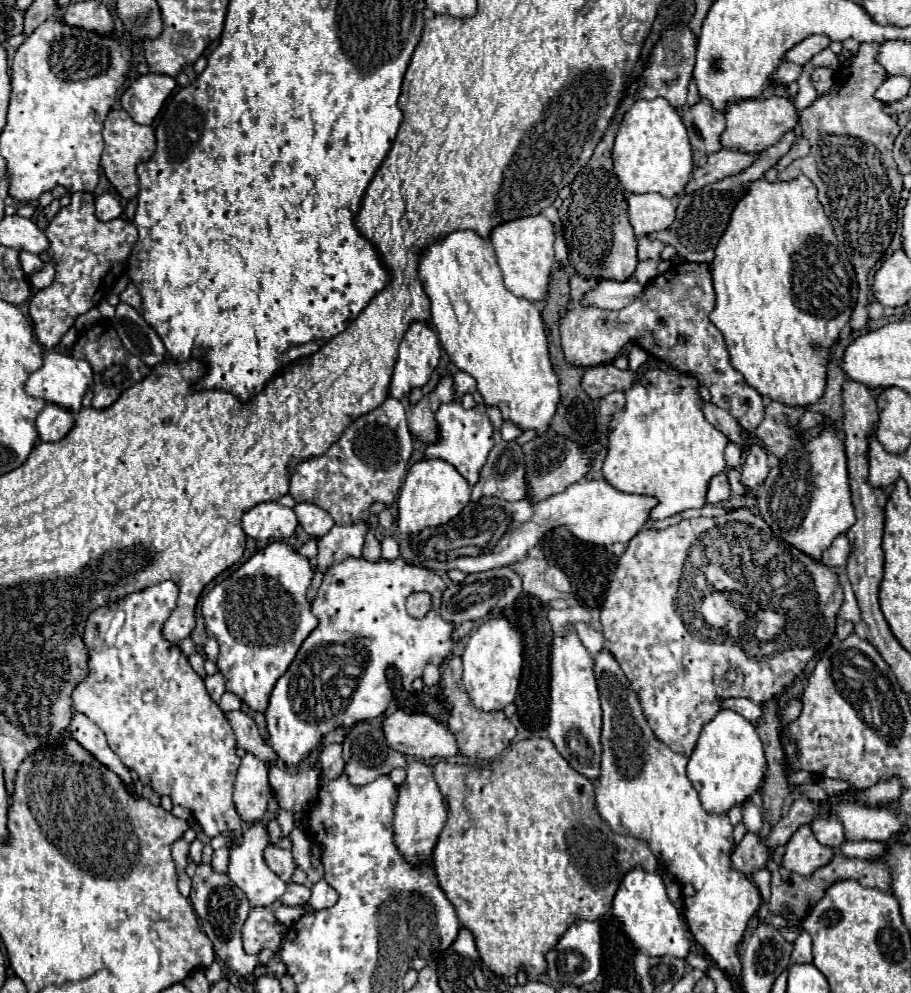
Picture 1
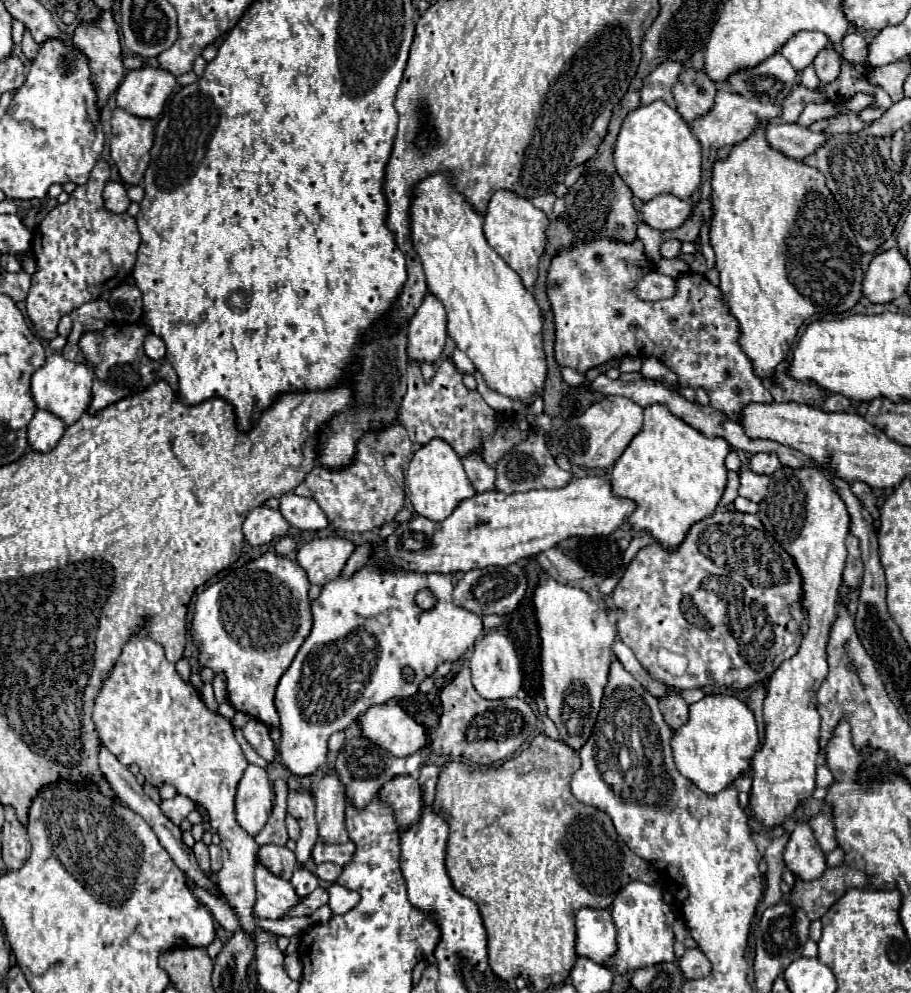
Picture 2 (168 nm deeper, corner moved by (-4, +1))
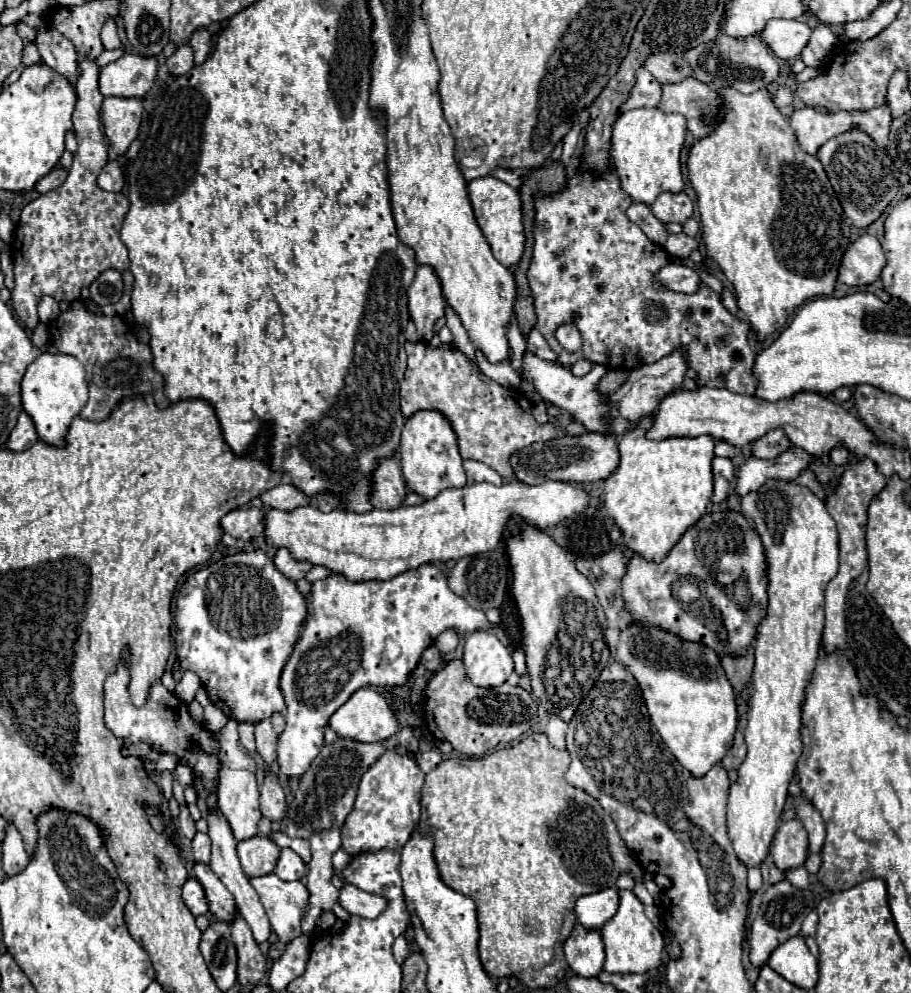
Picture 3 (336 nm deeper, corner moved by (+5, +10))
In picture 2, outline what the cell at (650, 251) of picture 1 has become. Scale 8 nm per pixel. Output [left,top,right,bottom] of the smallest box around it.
[660,240,680,258]

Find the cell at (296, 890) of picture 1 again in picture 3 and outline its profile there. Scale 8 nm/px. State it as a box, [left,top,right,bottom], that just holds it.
[275,849,307,881]

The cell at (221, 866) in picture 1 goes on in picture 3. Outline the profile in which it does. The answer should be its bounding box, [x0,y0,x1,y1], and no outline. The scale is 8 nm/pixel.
[193,833,211,865]

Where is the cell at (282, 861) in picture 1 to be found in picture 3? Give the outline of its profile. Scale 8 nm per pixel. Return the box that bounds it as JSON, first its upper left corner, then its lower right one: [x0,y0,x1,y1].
[237,835,279,877]

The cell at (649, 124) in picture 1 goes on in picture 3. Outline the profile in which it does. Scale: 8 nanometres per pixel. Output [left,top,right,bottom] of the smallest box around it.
[611,107,685,205]

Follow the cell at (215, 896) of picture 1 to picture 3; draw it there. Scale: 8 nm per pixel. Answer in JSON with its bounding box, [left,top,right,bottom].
[179,805,195,839]

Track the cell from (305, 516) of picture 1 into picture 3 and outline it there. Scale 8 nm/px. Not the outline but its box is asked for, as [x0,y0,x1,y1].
[261,483,309,511]

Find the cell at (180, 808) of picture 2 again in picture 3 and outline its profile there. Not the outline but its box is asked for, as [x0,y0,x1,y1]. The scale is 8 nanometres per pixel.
[175,763,193,787]

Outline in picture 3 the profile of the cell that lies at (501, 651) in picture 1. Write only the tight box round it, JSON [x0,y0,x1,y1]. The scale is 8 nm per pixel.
[463,631,513,687]

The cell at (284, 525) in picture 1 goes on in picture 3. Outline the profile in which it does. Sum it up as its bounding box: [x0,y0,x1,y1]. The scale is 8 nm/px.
[219,509,263,541]

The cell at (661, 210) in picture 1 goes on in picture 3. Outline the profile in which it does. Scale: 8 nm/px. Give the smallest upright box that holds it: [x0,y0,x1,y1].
[651,193,693,223]

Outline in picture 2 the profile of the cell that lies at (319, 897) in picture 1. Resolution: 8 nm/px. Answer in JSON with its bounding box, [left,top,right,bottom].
[326,882,360,914]

